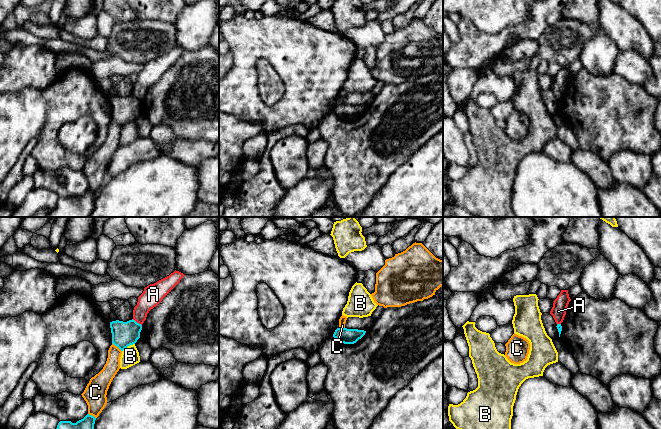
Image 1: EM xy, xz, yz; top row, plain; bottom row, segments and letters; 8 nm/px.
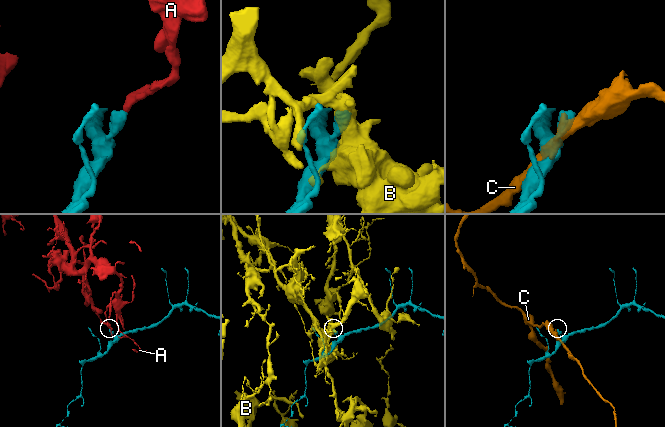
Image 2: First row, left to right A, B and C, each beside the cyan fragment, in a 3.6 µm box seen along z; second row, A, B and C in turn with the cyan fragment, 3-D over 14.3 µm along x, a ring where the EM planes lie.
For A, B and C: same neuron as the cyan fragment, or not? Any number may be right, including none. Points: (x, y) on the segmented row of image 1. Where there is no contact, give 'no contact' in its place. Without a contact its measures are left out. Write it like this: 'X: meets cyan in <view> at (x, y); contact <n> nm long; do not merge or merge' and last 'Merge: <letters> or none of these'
A: meets cyan in xy at (136, 322); contact 90 nm long; do not merge
B: meets cyan in xy at (128, 345); contact 120 nm long; do not merge
C: meets cyan in xy at (117, 346); contact 100 nm long; do not merge
Merge: none of these

